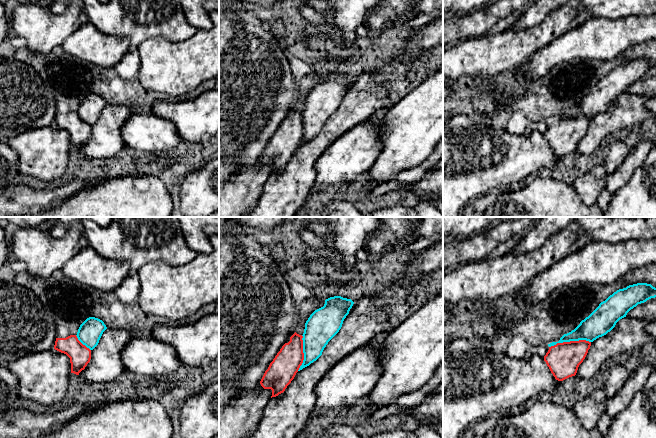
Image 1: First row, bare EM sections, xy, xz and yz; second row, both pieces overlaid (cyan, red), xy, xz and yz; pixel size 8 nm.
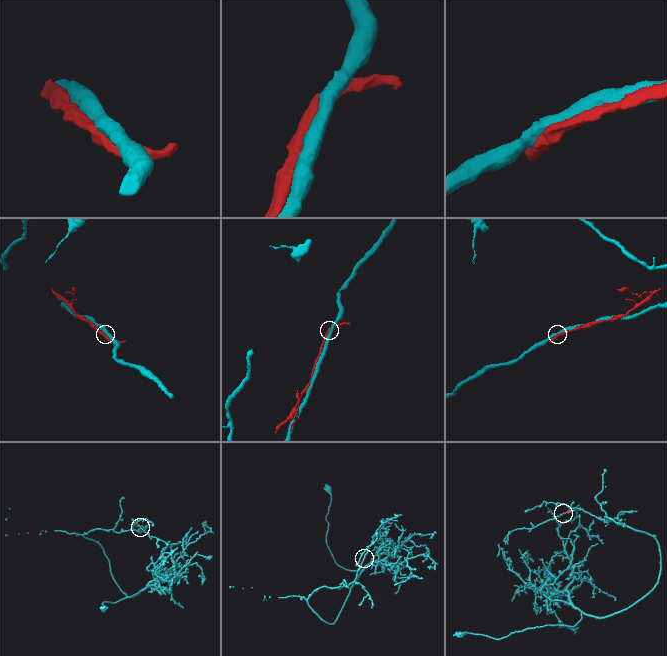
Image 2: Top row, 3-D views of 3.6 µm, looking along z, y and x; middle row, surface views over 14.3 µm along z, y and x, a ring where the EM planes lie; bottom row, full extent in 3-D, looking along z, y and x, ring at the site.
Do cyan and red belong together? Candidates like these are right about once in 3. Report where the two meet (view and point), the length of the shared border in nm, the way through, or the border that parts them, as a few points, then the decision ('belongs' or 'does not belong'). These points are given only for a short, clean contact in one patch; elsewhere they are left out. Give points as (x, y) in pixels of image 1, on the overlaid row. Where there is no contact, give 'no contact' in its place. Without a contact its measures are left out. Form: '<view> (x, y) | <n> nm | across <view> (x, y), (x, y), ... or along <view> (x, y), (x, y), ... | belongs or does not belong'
yz (569, 341) | 340 nm | does not belong

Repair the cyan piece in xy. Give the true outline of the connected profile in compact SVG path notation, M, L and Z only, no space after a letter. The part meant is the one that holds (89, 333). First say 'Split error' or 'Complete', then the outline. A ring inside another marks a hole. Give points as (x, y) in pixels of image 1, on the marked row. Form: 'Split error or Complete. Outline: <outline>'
Complete. Outline: M89 317L80 325L76 336L83 345L93 350L106 329L107 327L102 320Z

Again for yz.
Complete. Outline: M637 283L619 289L601 302L574 330L564 334L558 342L552 342L548 346L579 340L593 342L610 332L631 309L655 297L656 288L647 283Z

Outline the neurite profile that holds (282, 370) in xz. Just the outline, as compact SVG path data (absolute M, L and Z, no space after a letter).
M295 332L265 371L260 384L264 389L272 390L271 398L285 391L302 365L304 360L302 338L302 335Z

